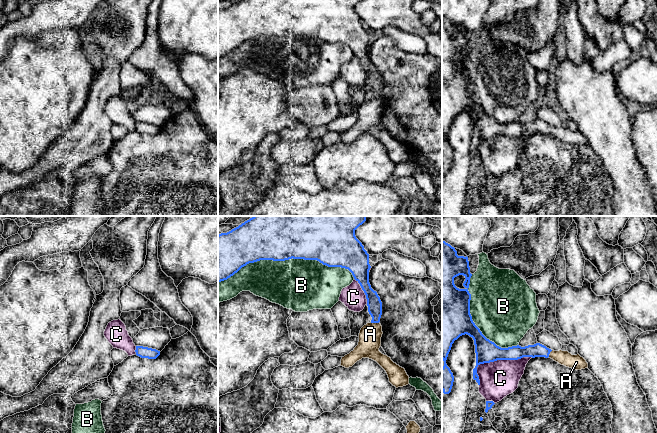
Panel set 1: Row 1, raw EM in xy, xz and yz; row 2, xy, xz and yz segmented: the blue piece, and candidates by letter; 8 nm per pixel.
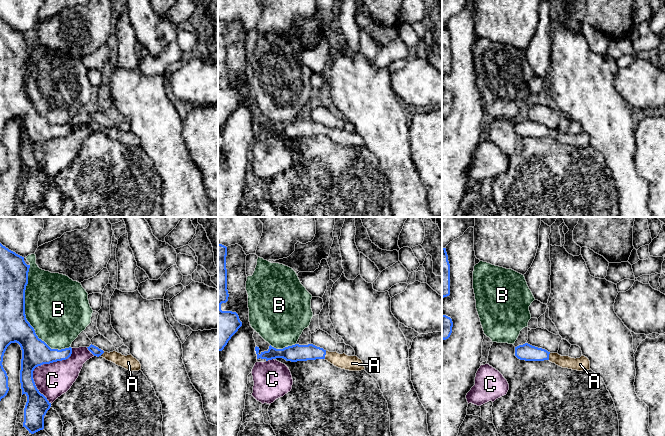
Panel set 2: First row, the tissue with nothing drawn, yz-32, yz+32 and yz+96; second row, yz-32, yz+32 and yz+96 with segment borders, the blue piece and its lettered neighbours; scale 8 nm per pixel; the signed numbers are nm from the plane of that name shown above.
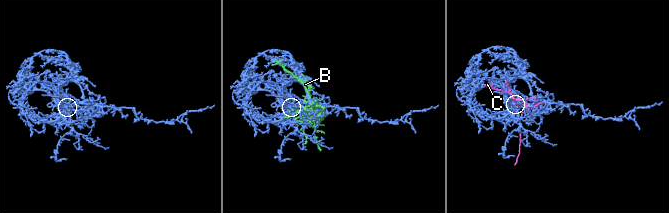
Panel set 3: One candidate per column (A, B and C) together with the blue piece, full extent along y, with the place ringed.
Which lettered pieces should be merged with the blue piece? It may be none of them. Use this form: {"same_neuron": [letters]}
{"same_neuron": ["A"]}

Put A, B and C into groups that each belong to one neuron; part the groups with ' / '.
A / B / C

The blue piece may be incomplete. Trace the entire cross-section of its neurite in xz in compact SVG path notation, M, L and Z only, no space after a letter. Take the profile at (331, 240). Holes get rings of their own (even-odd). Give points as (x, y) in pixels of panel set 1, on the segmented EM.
M253 216L231 231L218 235L218 282L227 280L247 264L260 260L317 260L328 267L348 269L366 295L372 320L361 328L358 345L342 357L340 365L349 368L362 358L372 359L386 371L393 386L403 387L409 384L405 369L379 351L383 334L379 323L382 302L369 283L369 254L355 236L355 230L365 221L366 216Z

